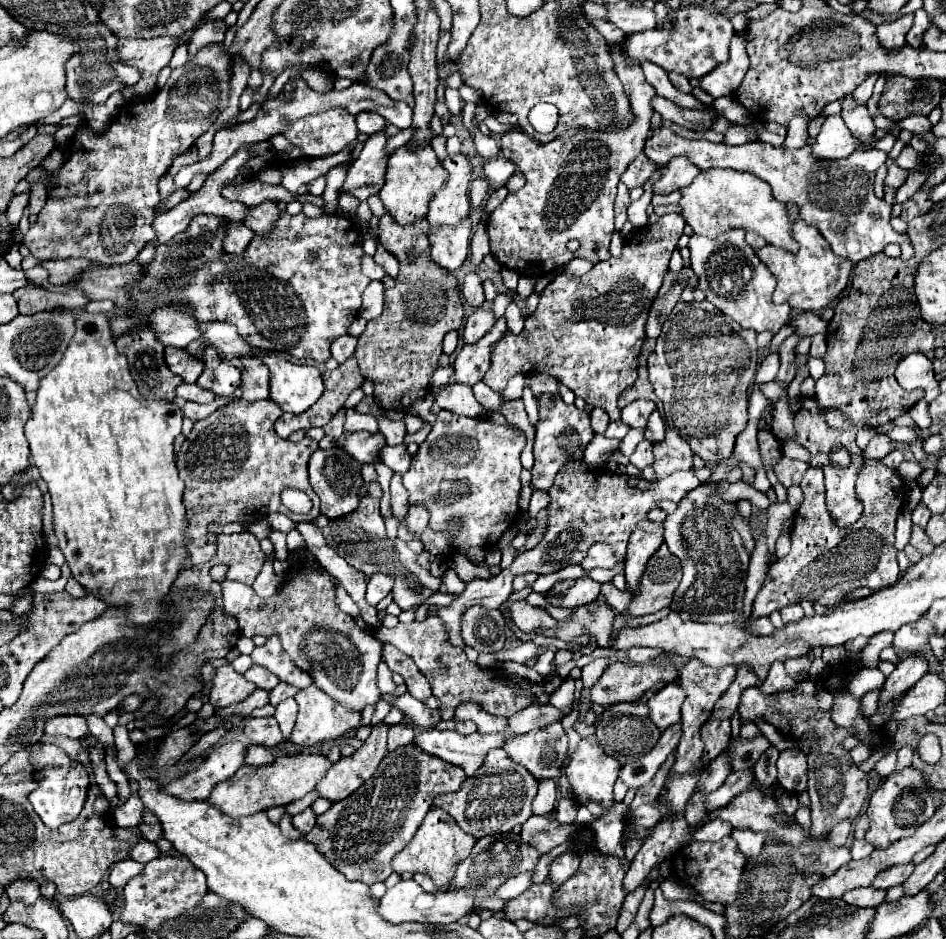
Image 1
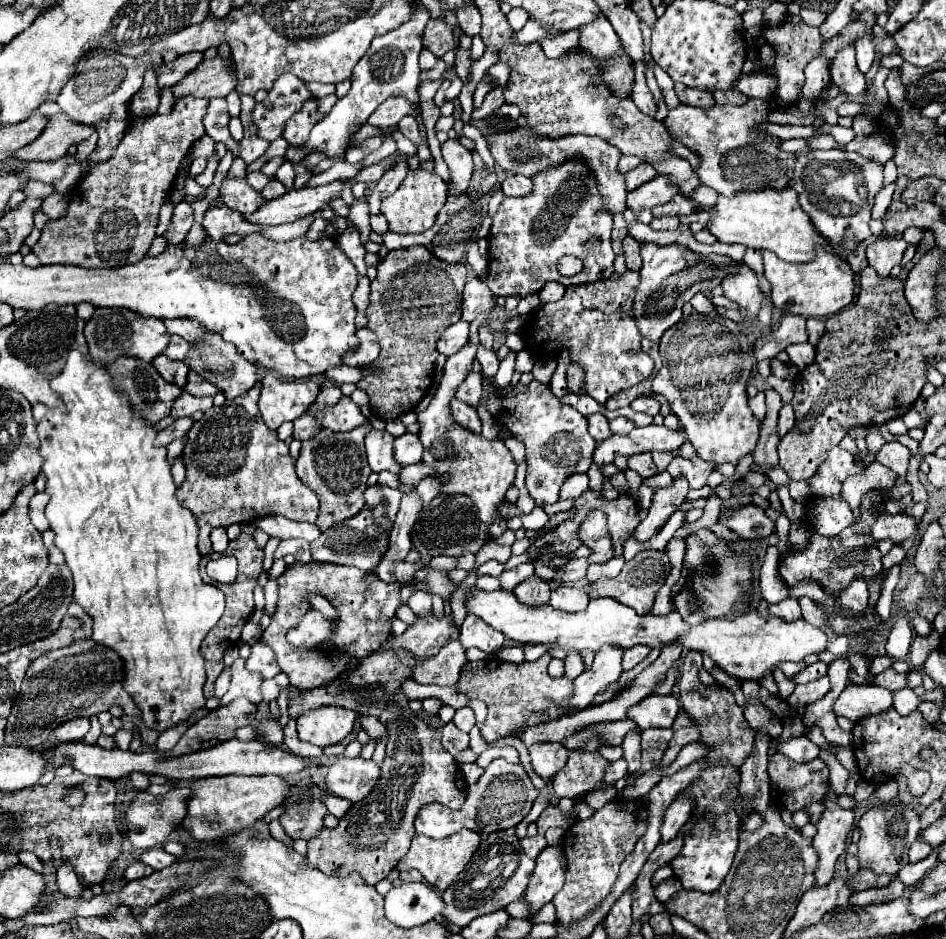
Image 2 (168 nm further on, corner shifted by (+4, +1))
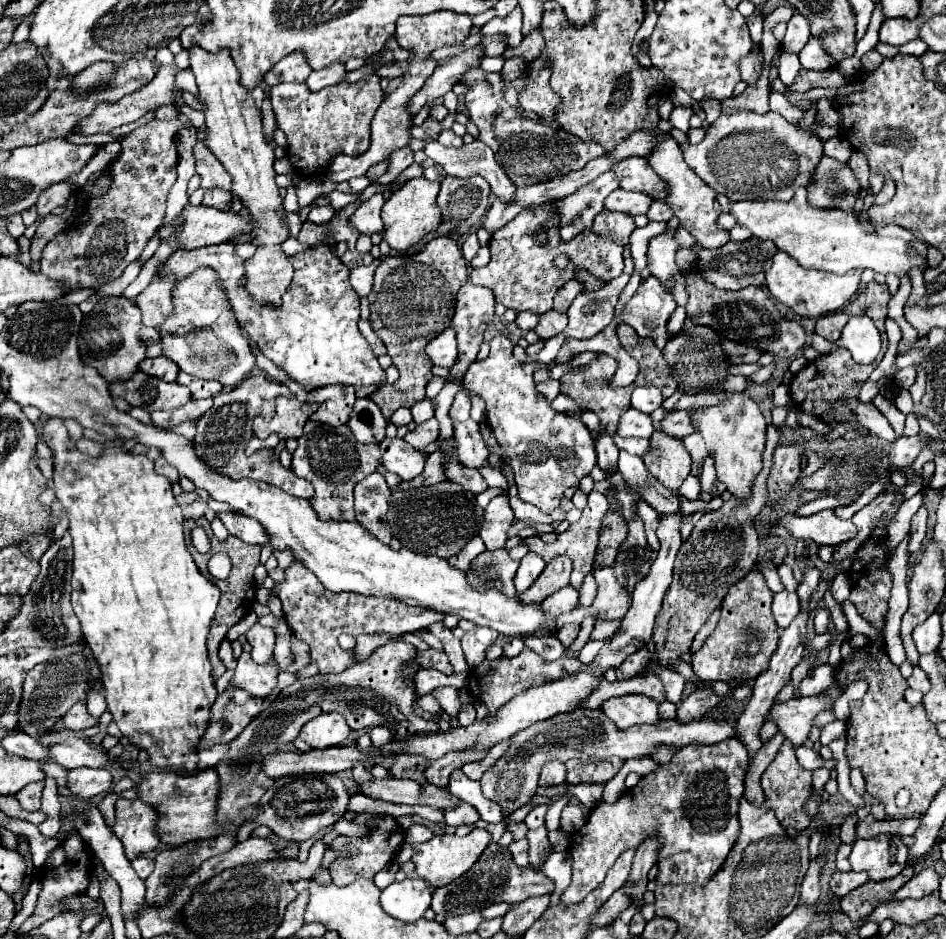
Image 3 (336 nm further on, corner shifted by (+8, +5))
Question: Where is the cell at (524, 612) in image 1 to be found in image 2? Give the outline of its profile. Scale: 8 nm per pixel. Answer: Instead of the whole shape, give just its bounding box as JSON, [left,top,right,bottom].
[514,576,550,606]

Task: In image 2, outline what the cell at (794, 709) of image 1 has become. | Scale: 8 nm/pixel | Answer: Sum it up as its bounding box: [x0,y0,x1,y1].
[812,782,854,886]

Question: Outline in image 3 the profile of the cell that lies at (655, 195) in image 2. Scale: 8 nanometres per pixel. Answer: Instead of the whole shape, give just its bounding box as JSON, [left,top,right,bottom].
[604,188,652,216]

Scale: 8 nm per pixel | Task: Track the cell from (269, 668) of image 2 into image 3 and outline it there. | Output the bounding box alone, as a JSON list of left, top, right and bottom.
[246,624,276,664]

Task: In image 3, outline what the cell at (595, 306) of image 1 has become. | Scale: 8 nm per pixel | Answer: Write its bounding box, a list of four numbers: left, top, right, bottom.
[554,280,582,312]

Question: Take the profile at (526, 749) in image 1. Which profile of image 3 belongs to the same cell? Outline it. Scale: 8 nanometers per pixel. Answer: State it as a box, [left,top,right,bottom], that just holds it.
[540,762,566,786]

